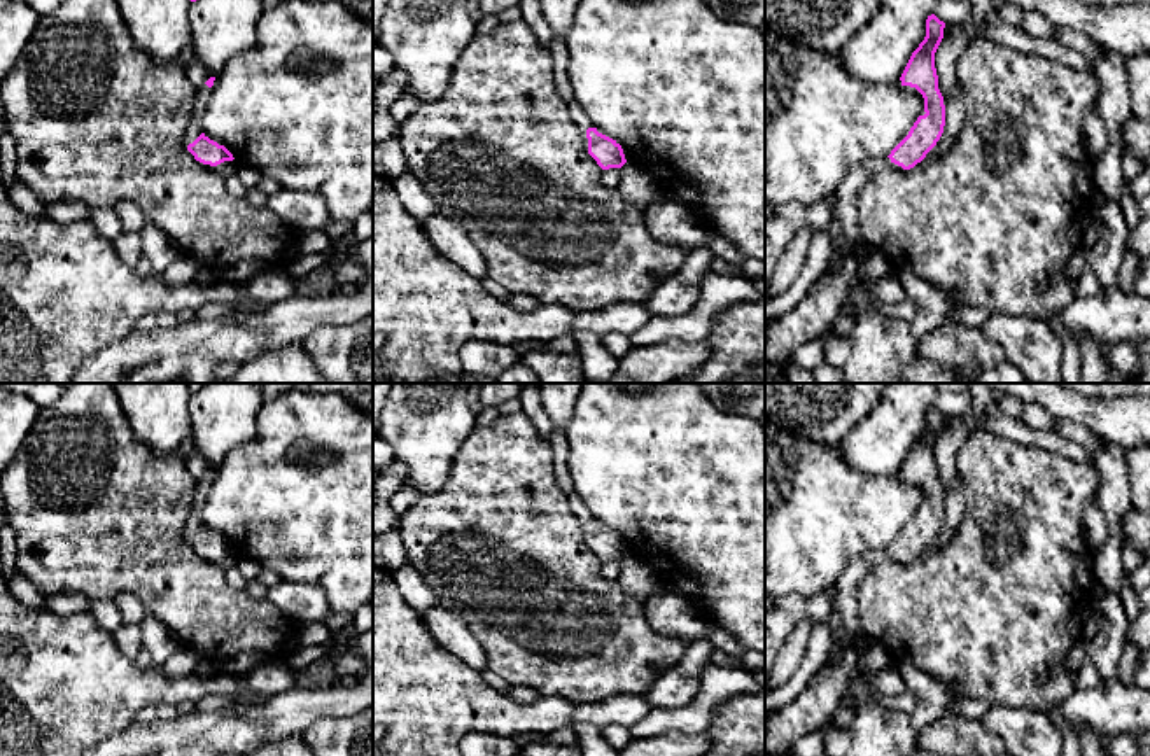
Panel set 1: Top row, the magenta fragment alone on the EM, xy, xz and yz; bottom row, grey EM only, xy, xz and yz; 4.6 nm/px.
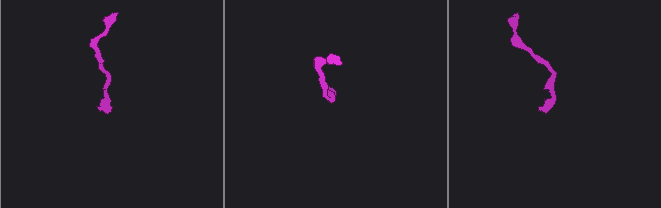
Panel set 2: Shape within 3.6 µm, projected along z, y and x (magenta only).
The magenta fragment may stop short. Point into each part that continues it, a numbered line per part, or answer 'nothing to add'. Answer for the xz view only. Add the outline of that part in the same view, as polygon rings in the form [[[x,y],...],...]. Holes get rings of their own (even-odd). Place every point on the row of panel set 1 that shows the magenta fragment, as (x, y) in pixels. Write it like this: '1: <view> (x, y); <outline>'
1: xz (578, 114); [[[572,100],[567,107],[569,107],[571,119],[578,124],[583,135],[585,149],[588,150],[586,130],[595,126],[576,100]]]

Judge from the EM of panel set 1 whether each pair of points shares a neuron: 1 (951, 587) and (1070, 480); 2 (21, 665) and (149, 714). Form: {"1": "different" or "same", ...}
{"1": "same", "2": "different"}

